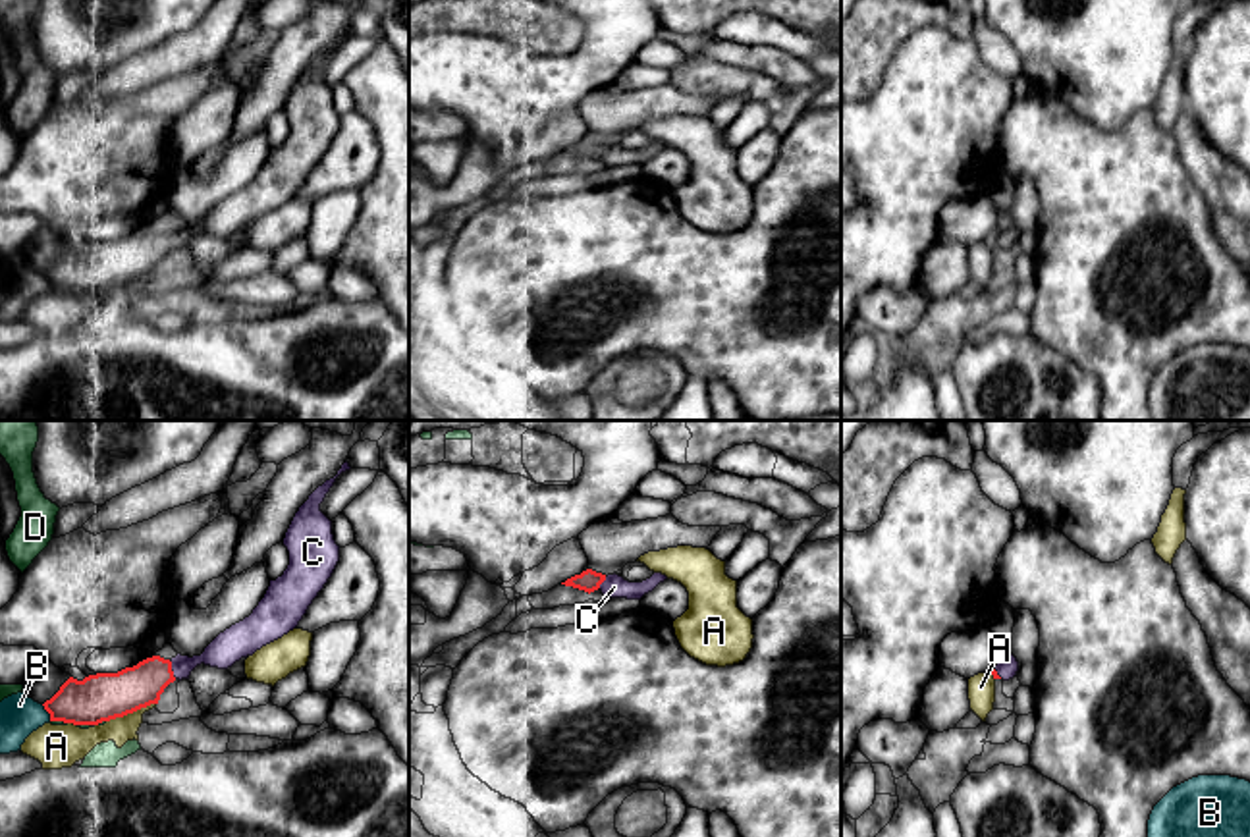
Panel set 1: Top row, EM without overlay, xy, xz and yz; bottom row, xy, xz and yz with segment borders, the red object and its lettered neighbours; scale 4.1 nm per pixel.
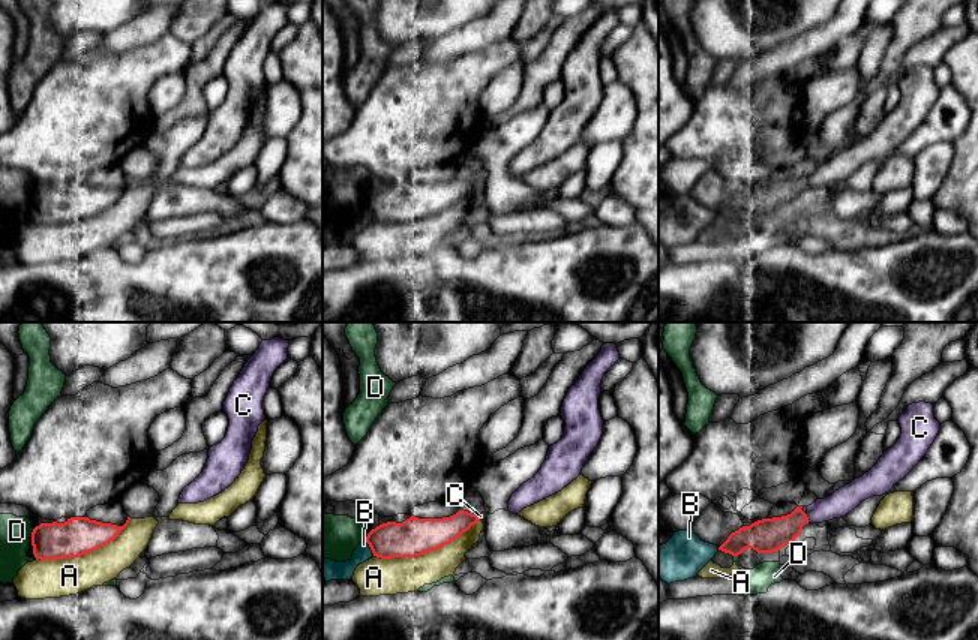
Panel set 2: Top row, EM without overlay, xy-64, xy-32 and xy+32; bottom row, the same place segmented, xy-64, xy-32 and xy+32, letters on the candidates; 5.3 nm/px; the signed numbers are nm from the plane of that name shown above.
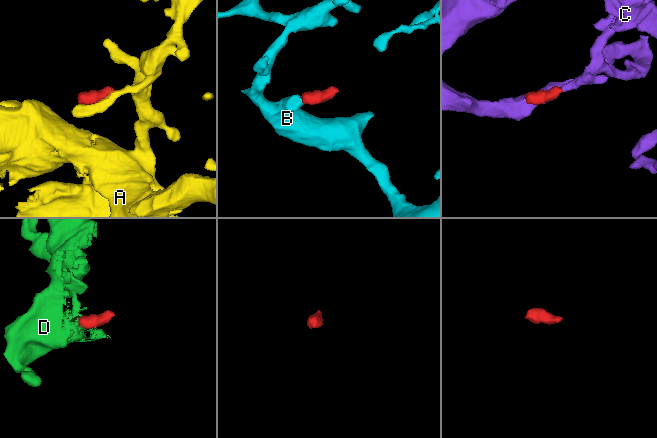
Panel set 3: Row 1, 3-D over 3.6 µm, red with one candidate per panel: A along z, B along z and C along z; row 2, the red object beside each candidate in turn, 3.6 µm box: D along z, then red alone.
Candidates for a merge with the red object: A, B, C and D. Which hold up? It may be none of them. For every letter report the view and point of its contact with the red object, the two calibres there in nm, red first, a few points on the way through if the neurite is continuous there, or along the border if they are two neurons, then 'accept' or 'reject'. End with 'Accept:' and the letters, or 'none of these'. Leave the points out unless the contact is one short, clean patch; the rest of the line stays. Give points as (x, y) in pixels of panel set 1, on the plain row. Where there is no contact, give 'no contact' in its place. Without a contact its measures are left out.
A: xy (130, 280) | 200/120 nm | reject
B: xy (47, 278) | 200/170 nm | along xy (41, 272), (51, 288) | reject
C: xy (170, 238) | 190/140 nm | across xy (116, 263), (170, 238), (226, 216) | accept
D: xy (58, 288) | 200/20 nm | reject
Accept: C

